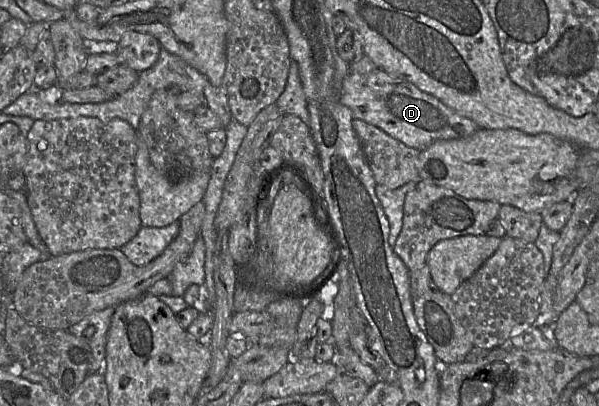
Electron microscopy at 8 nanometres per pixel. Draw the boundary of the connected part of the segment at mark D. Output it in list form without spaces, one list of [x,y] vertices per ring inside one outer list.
[[[380,68],[367,74],[349,72],[339,88],[339,100],[351,109],[353,118],[364,120],[419,151],[424,150],[436,141],[467,137],[479,129],[474,121],[458,114],[434,96],[421,91],[409,81],[390,76]]]

